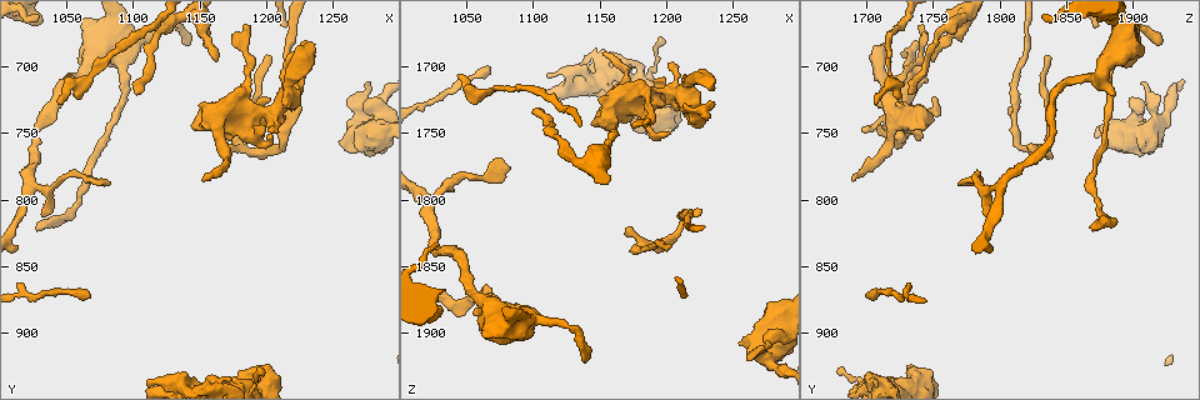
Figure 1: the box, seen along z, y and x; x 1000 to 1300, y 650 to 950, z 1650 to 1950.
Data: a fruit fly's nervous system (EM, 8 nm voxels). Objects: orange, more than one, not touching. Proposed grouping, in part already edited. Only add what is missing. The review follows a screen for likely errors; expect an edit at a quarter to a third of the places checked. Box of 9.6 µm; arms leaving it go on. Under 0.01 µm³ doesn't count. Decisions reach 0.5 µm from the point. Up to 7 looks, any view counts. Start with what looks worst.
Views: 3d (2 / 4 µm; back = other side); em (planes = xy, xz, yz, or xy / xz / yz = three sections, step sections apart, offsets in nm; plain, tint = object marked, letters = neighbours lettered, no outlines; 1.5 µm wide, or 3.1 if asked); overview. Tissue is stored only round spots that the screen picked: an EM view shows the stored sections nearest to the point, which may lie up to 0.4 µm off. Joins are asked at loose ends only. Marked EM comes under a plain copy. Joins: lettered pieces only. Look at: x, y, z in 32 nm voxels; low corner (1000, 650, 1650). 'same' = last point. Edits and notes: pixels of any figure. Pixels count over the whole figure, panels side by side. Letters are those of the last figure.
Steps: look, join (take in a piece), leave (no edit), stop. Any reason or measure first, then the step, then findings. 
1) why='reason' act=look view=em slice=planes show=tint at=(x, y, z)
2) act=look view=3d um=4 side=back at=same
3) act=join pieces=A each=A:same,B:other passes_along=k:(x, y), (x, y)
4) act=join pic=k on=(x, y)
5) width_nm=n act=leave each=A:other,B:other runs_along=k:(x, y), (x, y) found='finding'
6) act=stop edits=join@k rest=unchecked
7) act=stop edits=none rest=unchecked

why='thin end' act=look view=3d um=4 at=(1104, 722, 1734)

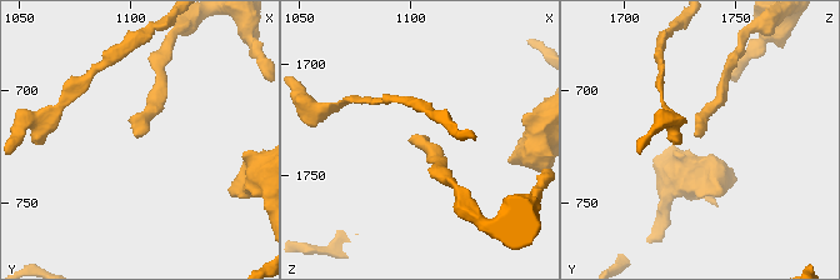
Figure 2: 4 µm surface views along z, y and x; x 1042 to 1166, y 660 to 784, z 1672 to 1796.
act=look view=em slice=planes show=letters at=(1102, 722, 1733)

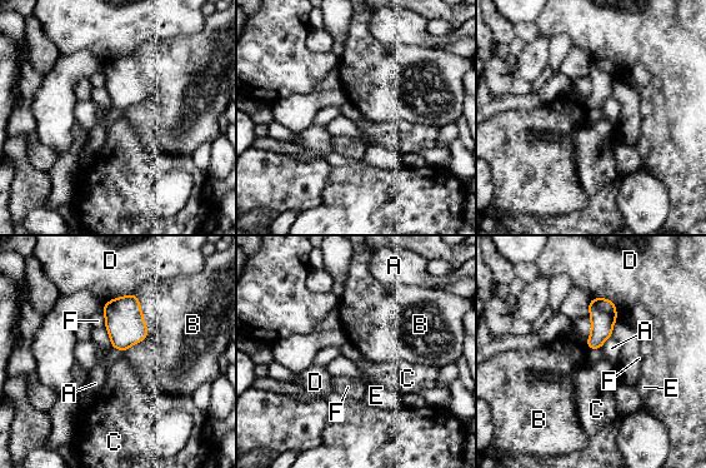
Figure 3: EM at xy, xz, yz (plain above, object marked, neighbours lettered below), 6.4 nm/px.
longest_contact=D:220nm act=leave each=A:other,B:other,C:other,D:other,E:other,F:other border=3:(104, 327), (113, 347) found='no lettered piece goes on from it'

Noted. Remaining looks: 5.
why='thin end' act=look view=3d um=2 at=(1044, 728, 1706)

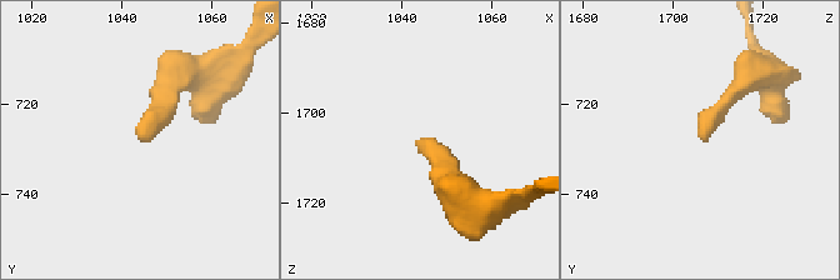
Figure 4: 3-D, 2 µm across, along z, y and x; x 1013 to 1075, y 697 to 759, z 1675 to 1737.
act=look view=em slice=planes show=letters at=(1044, 727, 1707)

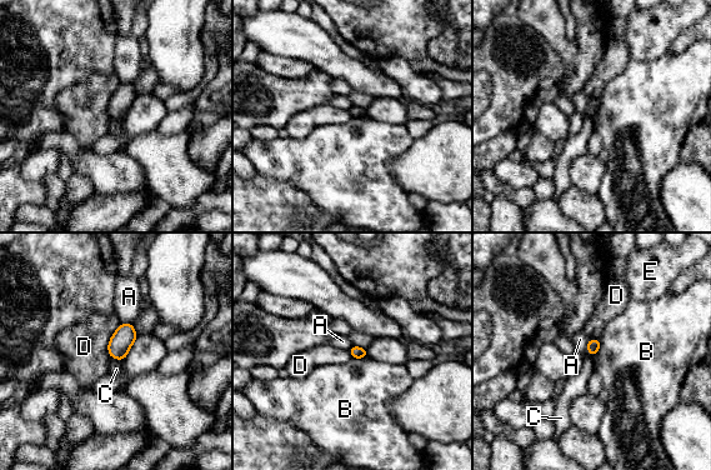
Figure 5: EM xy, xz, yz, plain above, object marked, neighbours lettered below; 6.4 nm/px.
width_nm=80 act=leave each=A:other,B:other,C:other,D:other,E:other border=5:(120, 324), (109, 341), (109, 356) found='no lettered piece goes on from it'

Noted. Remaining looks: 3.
why='an open end' act=look view=em slice=xy step=4 show=letters at=(1082, 784, 1774)

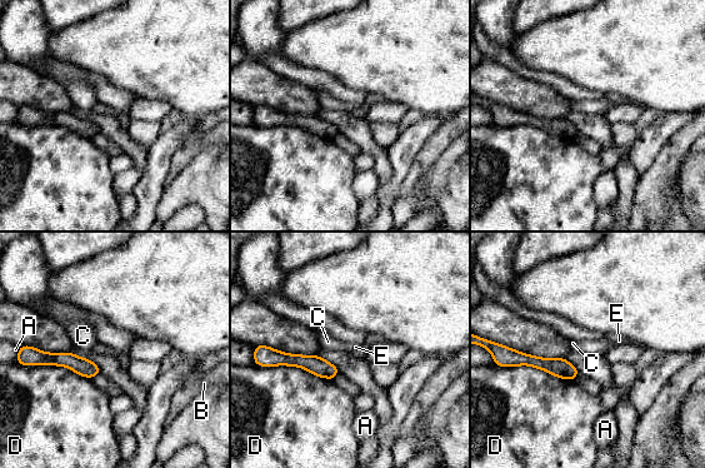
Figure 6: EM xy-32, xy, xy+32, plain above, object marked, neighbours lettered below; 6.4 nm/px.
why='cut it another way' act=look view=em slice=planes show=letters at=same

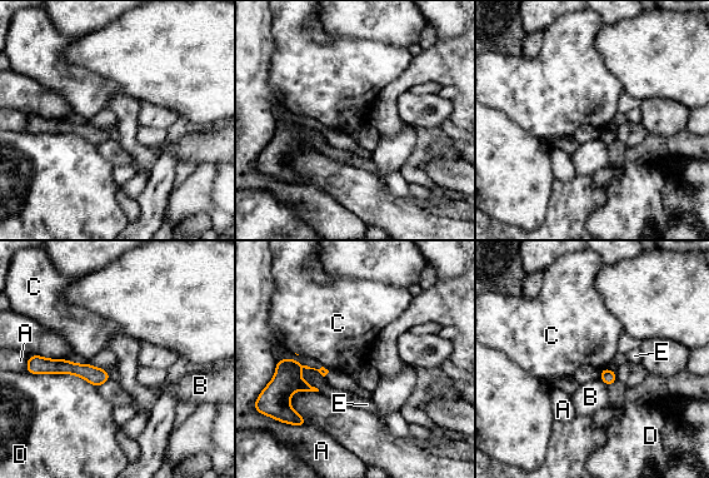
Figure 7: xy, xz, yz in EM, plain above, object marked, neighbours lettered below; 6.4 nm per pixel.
act=leave each=A:other,B:other,C:other,D:other,E:other found='no lettered piece goes on from it'

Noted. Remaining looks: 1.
act=stop edits=none rest=unchecked

